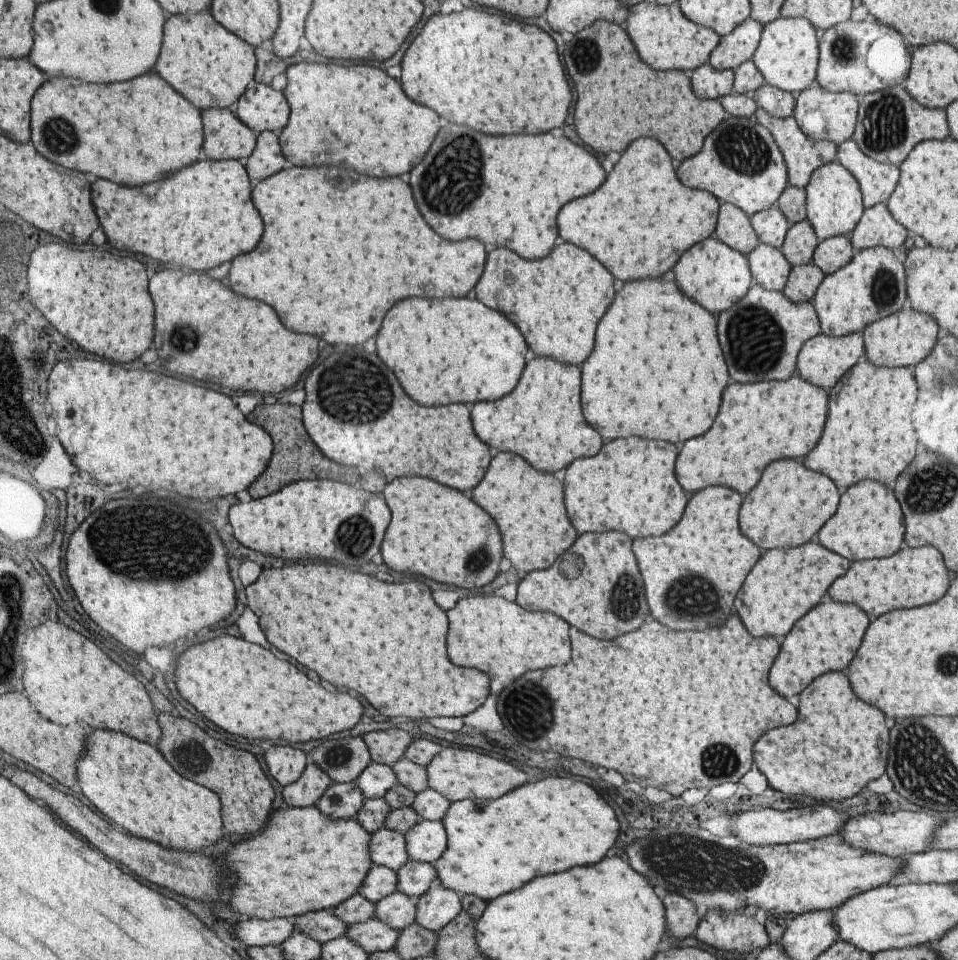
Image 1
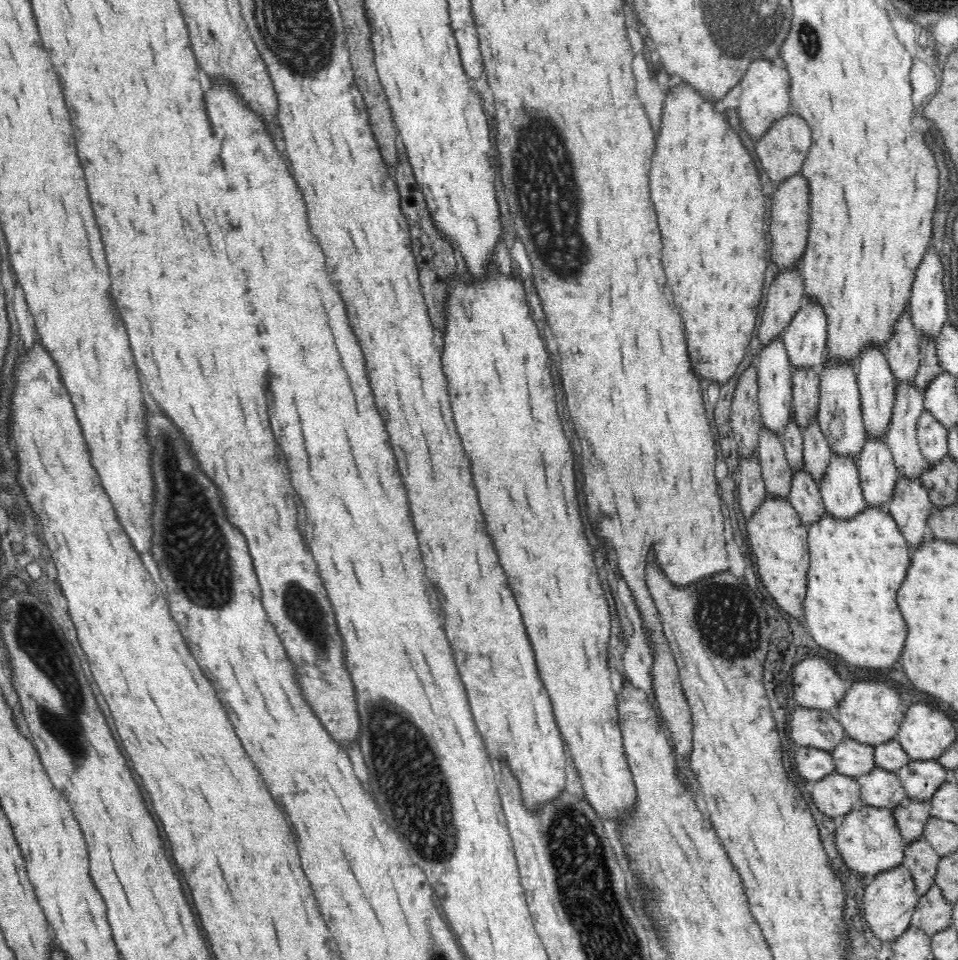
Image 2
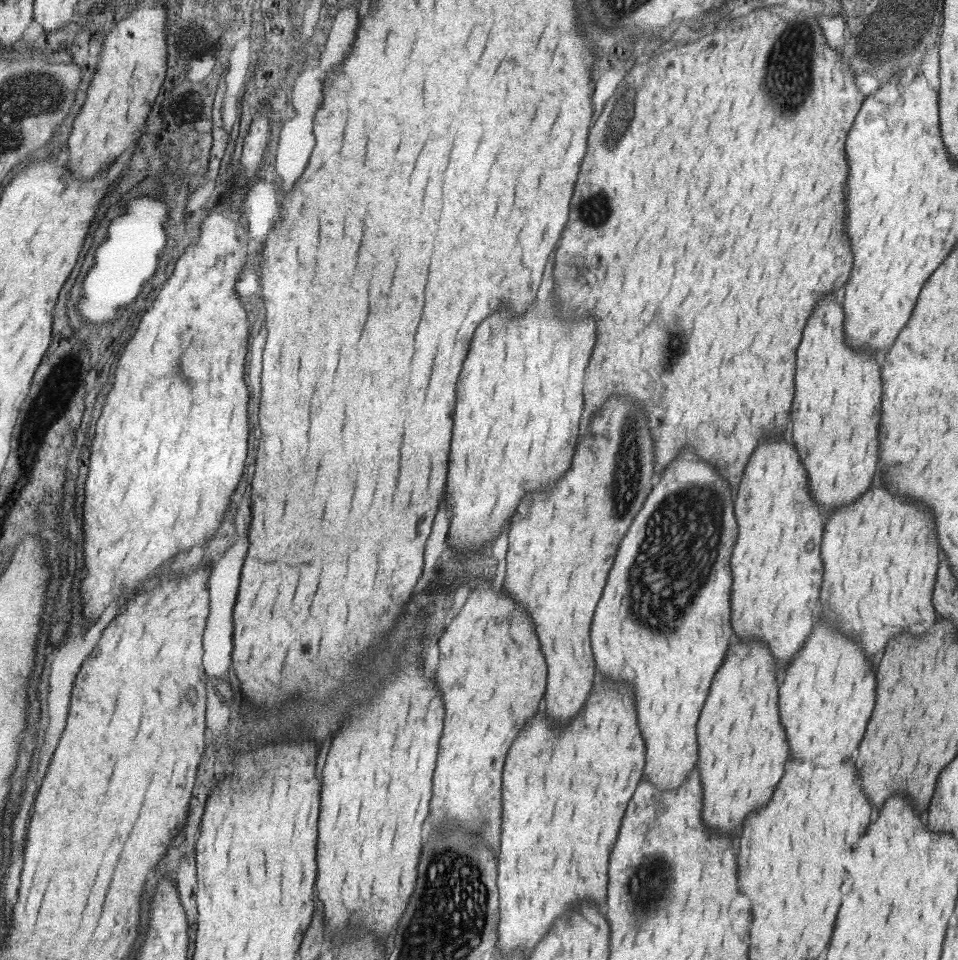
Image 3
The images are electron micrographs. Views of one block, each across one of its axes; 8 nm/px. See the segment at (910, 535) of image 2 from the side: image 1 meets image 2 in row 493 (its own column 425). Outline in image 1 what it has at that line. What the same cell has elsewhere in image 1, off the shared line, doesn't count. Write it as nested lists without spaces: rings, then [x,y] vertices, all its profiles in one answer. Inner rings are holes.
[[[433,884],[427,893],[416,900],[416,924],[422,928],[439,932],[461,913],[461,896],[455,891]]]

